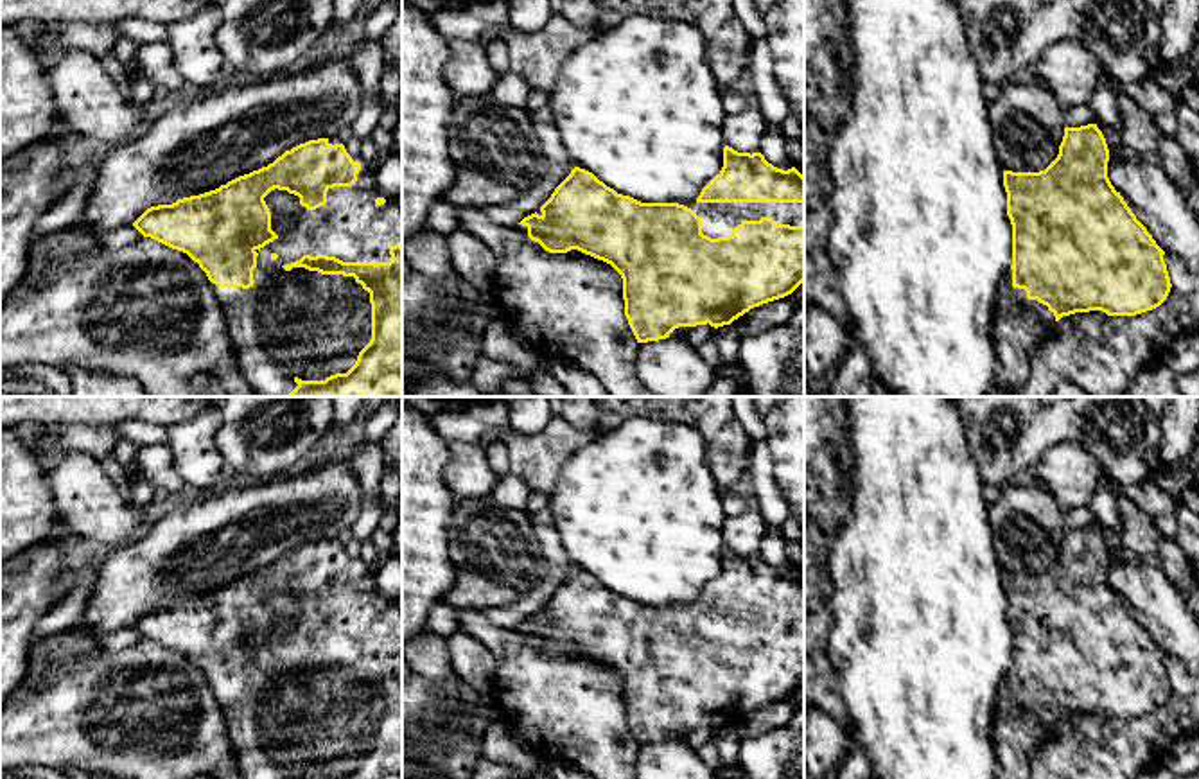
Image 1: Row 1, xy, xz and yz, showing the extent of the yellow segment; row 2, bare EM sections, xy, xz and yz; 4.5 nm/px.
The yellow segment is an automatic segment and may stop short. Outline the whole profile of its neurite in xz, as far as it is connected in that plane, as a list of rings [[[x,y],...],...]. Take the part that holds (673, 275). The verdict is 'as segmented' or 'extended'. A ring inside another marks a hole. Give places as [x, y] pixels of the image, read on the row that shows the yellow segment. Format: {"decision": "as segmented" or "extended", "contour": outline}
{"decision": "extended", "contour": [[[725,145],[722,171],[689,205],[641,203],[574,167],[540,212],[519,223],[531,241],[549,253],[578,249],[621,275],[637,343],[666,339],[678,327],[731,325],[804,282],[804,176],[774,167],[761,153]]]}

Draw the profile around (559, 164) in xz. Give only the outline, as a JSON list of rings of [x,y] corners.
[[[546,104],[538,109],[528,109],[528,115],[533,131],[540,140],[547,169],[540,176],[538,183],[528,192],[521,194],[515,201],[481,208],[490,217],[490,221],[506,228],[515,226],[524,217],[538,212],[540,206],[551,197],[555,188],[574,169],[573,160],[560,142],[551,106]]]

